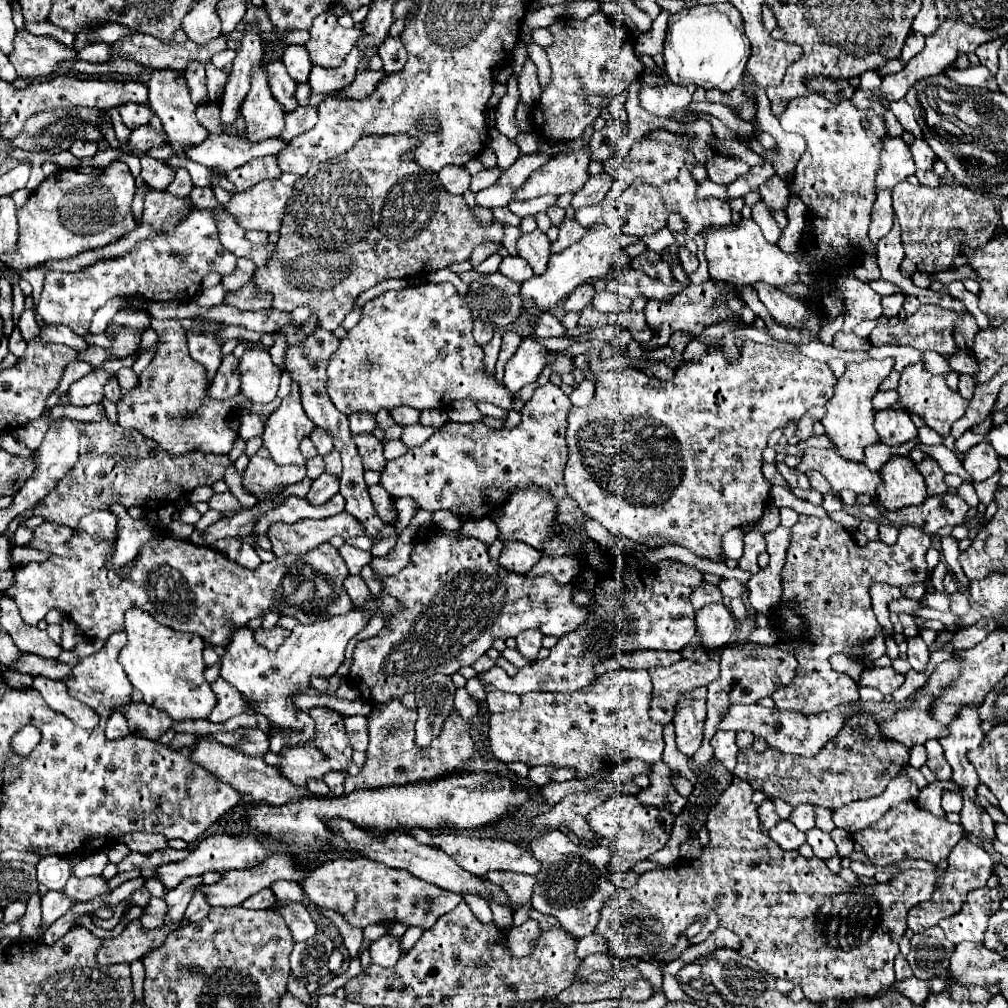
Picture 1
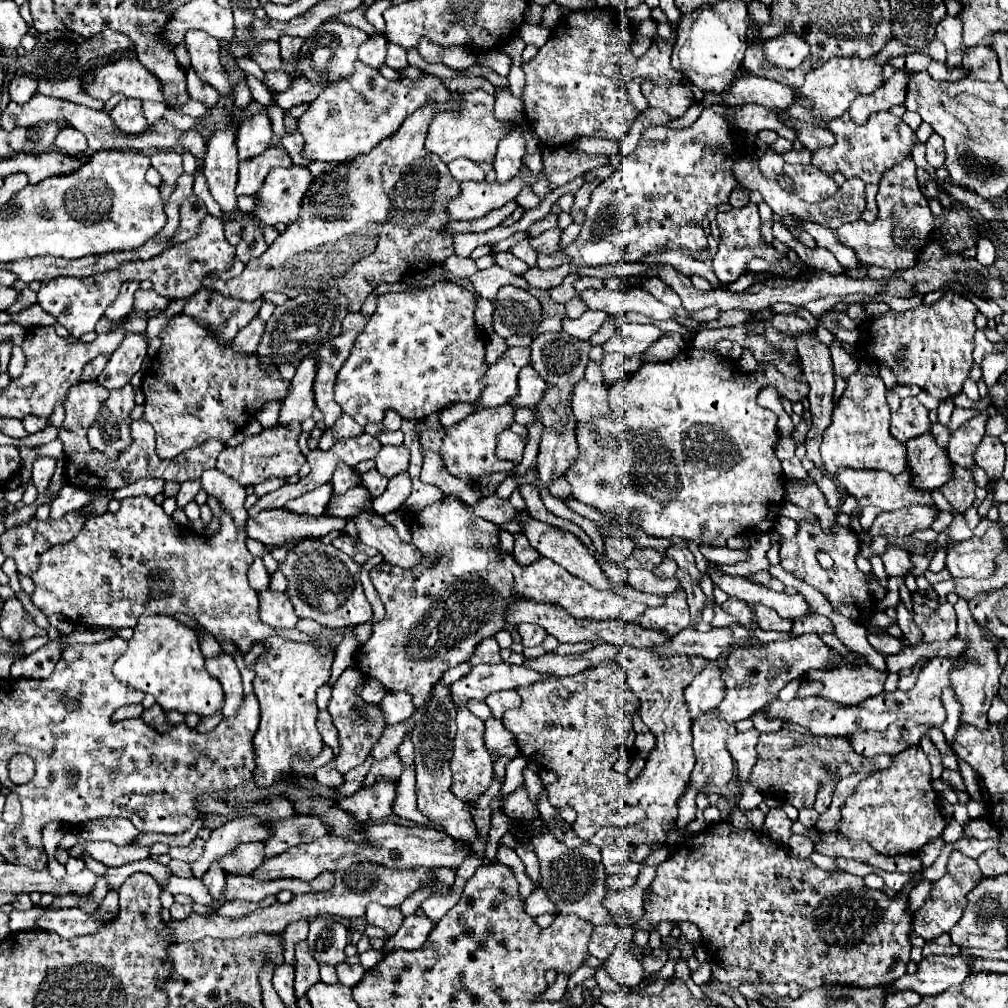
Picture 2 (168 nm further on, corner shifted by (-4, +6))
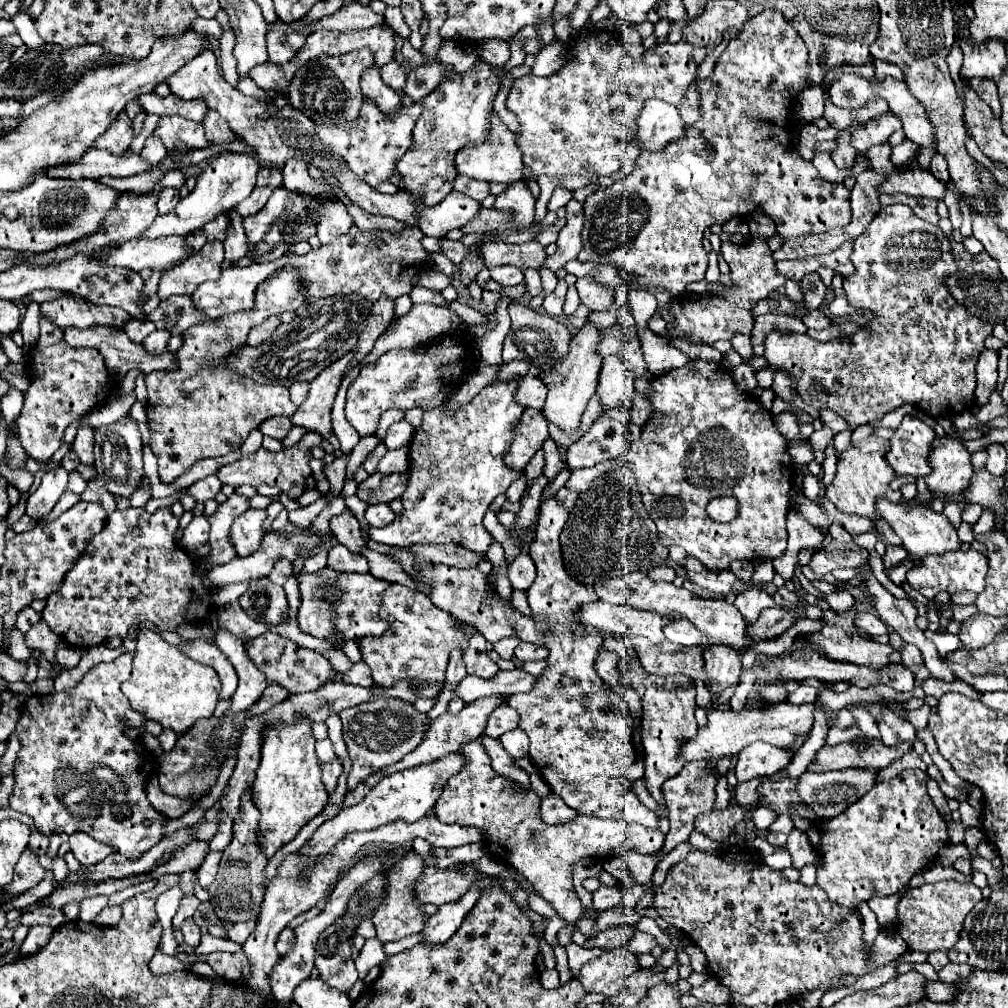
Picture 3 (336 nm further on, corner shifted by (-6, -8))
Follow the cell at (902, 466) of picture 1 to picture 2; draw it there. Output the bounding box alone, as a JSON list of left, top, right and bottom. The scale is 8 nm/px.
[906,434,950,492]

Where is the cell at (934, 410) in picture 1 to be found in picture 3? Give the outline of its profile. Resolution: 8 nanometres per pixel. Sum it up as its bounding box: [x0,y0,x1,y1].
[764,204,992,428]

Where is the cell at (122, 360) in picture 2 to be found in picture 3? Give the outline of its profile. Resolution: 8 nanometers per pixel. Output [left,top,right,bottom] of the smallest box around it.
[144,330,170,354]

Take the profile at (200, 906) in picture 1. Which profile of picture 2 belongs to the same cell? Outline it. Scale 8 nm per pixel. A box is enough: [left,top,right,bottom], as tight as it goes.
[202,862,226,912]

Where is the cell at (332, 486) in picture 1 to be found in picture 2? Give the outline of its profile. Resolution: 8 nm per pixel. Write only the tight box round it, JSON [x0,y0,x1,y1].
[286,482,334,516]

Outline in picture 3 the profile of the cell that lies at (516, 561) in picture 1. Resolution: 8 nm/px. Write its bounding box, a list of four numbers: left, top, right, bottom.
[508,552,536,590]

